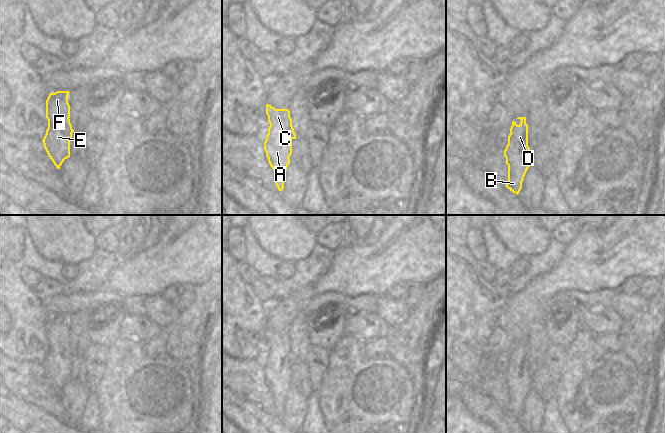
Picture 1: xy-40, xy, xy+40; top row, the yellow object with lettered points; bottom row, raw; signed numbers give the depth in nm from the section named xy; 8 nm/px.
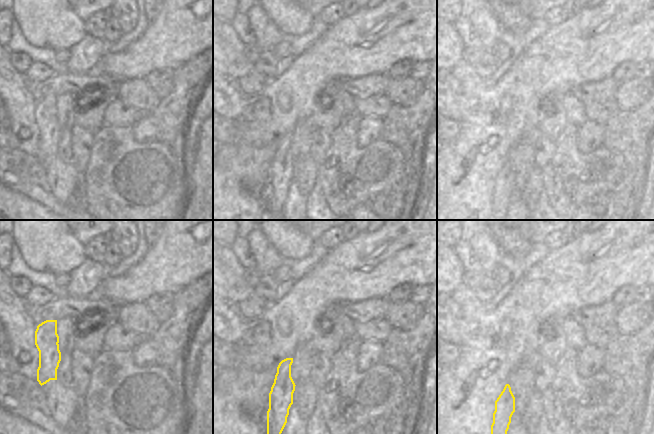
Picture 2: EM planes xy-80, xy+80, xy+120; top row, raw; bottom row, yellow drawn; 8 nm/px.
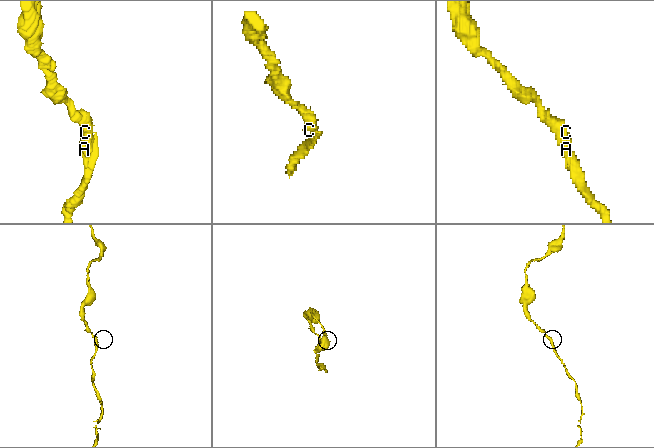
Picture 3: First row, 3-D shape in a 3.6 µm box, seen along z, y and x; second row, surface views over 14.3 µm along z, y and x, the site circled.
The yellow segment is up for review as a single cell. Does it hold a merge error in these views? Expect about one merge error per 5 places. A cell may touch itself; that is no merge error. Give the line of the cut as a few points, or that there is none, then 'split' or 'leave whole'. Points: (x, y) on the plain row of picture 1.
no cut; leave whole

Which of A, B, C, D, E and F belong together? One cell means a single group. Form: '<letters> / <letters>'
A B C D E F

